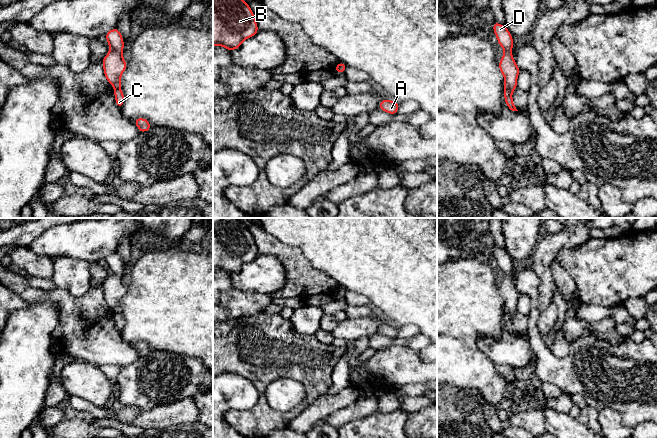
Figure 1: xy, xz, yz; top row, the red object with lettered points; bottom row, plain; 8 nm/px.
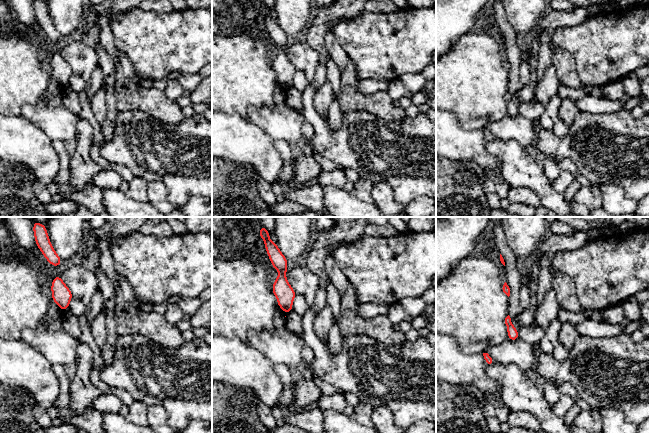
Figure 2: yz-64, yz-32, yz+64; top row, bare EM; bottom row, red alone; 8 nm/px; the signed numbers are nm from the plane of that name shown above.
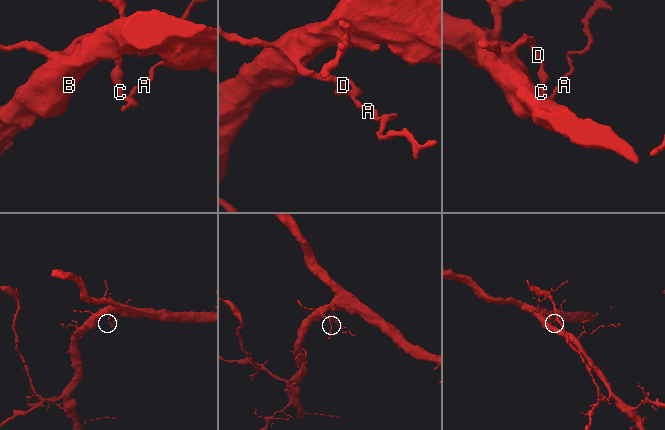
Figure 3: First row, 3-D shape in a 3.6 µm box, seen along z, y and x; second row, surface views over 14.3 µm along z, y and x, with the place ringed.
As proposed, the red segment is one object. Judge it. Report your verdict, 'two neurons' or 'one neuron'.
two neurons

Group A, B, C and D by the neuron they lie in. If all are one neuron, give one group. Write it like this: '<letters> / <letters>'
A C / B D

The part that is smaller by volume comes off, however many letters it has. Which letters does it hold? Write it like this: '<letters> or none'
A, C

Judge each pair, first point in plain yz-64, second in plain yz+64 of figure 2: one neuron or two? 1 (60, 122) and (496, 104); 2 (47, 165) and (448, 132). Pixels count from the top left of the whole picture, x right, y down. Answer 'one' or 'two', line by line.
1: two
2: one

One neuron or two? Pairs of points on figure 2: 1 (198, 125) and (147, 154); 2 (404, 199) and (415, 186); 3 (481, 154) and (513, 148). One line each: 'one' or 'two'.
1: one
2: one
3: two

